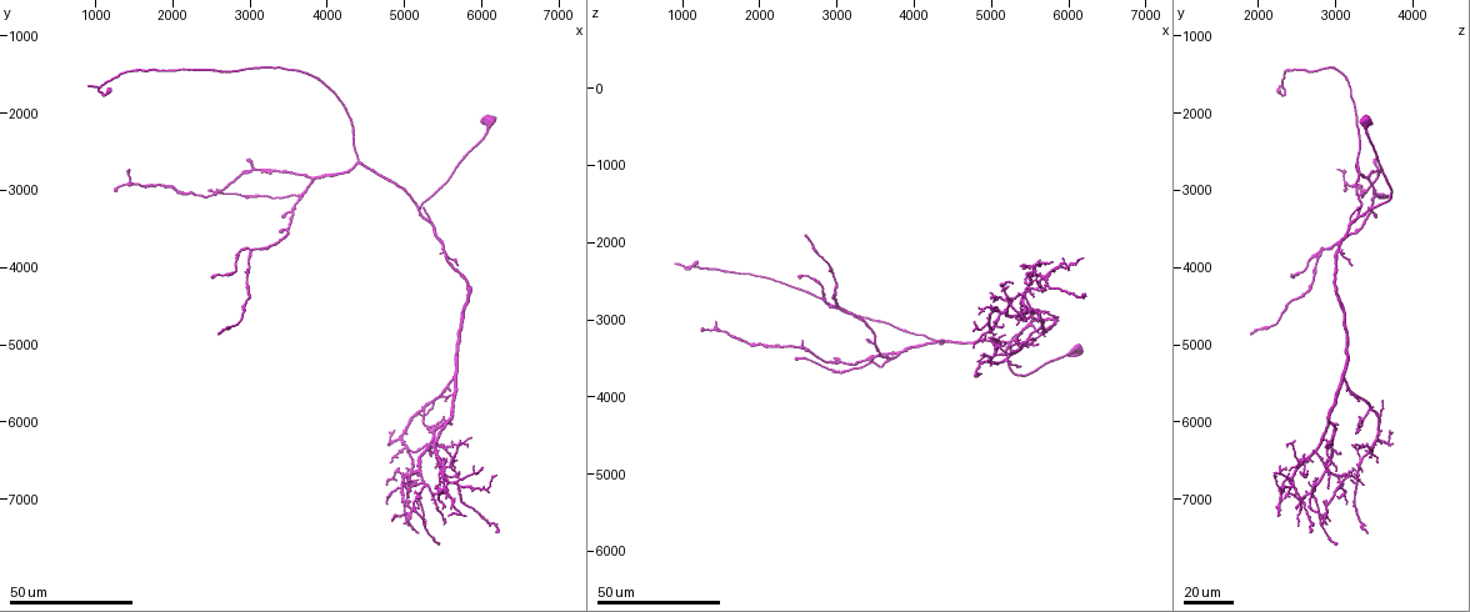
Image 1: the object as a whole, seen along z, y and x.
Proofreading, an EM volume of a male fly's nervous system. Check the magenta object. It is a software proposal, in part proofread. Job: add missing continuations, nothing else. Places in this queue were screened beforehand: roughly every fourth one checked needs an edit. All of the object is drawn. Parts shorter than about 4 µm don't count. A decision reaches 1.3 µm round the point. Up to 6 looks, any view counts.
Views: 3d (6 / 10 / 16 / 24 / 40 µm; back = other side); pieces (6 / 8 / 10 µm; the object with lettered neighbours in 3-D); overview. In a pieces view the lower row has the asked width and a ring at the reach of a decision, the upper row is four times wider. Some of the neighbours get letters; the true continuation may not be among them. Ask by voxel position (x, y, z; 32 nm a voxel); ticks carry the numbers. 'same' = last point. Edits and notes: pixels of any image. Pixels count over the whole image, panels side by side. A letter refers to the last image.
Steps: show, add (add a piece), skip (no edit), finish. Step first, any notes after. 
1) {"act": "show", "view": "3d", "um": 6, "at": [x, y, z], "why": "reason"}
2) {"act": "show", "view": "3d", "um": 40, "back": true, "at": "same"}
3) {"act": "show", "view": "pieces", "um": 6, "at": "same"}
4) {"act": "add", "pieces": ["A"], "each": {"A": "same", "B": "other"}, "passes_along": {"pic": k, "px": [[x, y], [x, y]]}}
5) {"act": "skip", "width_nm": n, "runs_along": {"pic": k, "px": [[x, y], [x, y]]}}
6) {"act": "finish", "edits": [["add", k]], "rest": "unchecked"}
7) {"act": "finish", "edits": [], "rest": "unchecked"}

{"act": "show", "view": "3d", "um": 40, "at": [2950, 2650, 3500], "why": "branch stops here"}

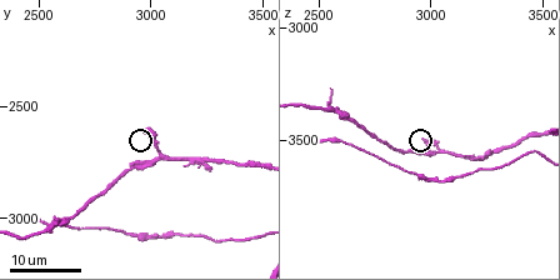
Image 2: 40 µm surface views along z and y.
{"act": "show", "view": "pieces", "um": 6, "at": [2960, 2620, 3500], "why": "what lies round it"}

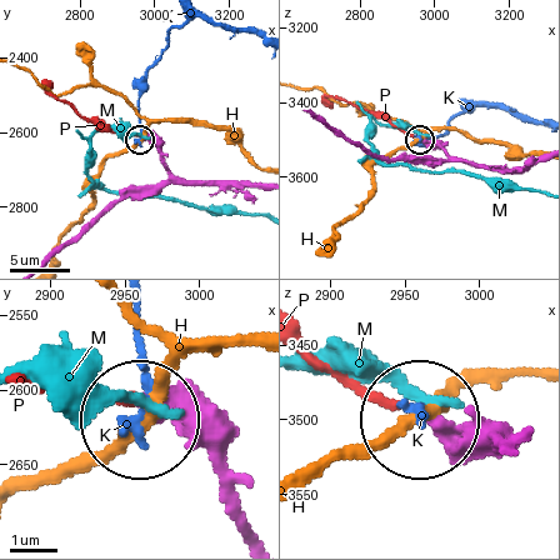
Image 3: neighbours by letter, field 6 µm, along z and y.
{"act": "add", "pieces": ["P"], "each": {"H": "other", "K": "other", "M": "other", "P": "same"}, "passes_along": {"pic": 3, "px": [[164, 161], [146, 139], [79, 114], [44, 79]]}, "found": "it goes on there"}

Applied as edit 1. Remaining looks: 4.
{"act": "show", "view": "3d", "um": 24, "at": [3350, 3550, 3300], "why": "free end"}

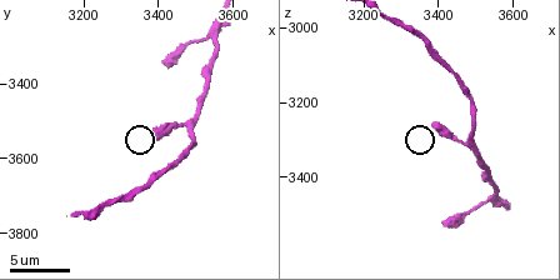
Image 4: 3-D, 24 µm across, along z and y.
{"act": "show", "view": "pieces", "um": 8, "at": [3380, 3540, 3260]}

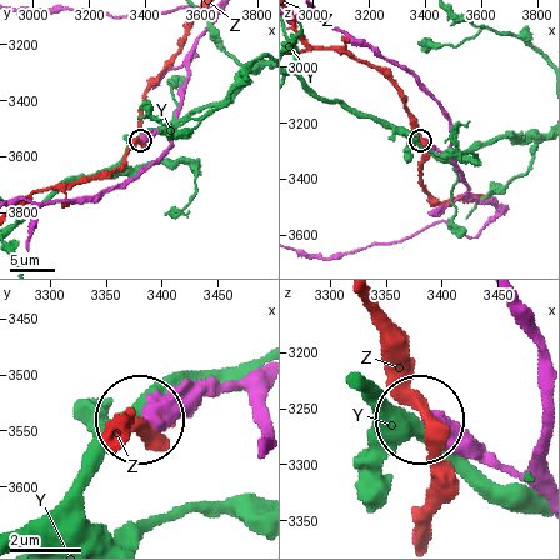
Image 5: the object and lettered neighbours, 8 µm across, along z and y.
{"act": "skip", "each": {"Y": "other", "Z": "other"}, "runs_along": {"pic": 5, "px": [[248, 373], [166, 391], [143, 413]]}, "found": "no lettered piece goes on from it"}

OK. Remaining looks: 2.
{"act": "show", "view": "3d", "um": 24, "at": [4900, 6450, 3450], "why": "thin end"}

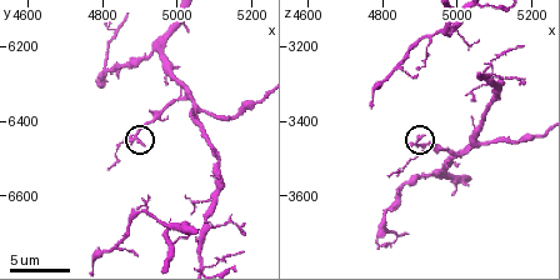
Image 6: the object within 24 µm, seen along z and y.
{"act": "show", "view": "pieces", "um": 8, "at": [4920, 6460, 3440], "why": "what lies round it"}

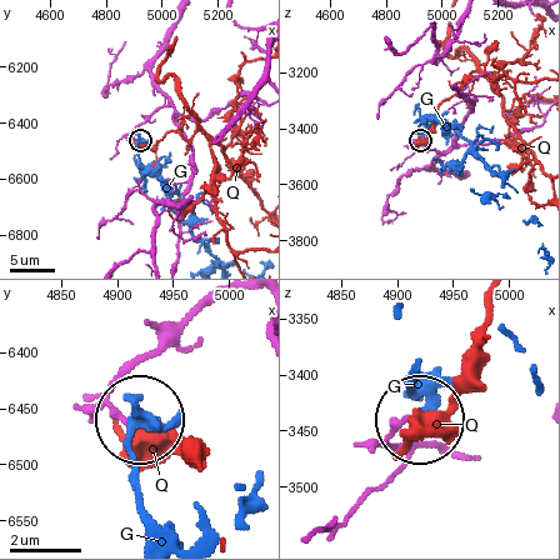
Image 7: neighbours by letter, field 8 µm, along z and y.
{"act": "skip", "each": {"G": "other", "Q": "other"}, "found": "no lettered piece goes on from it"}

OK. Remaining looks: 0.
{"act": "finish", "edits": [["add", 3]], "rest": "unchecked"}

